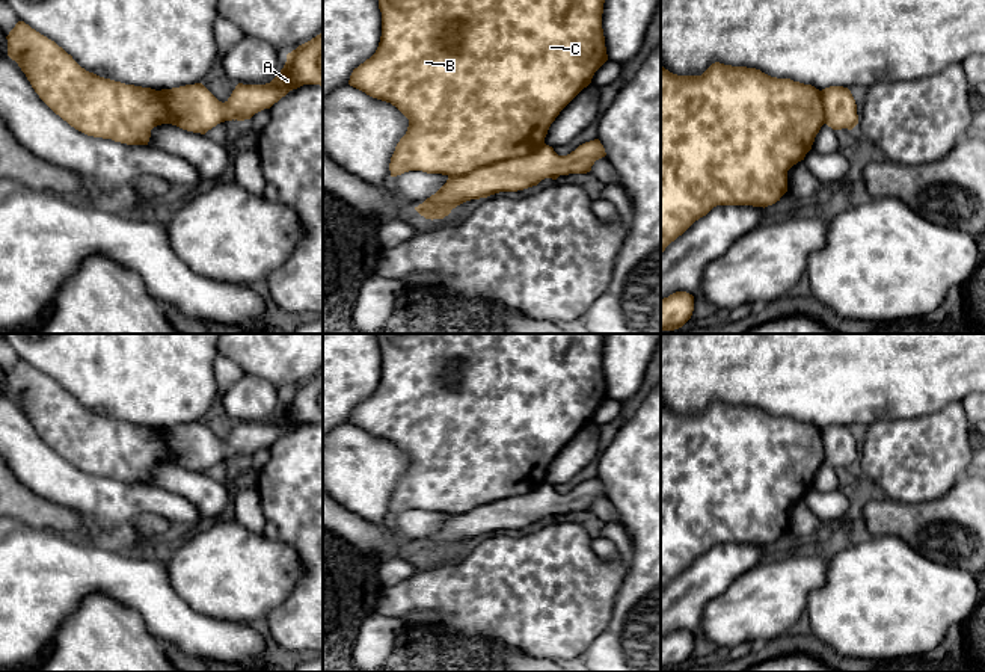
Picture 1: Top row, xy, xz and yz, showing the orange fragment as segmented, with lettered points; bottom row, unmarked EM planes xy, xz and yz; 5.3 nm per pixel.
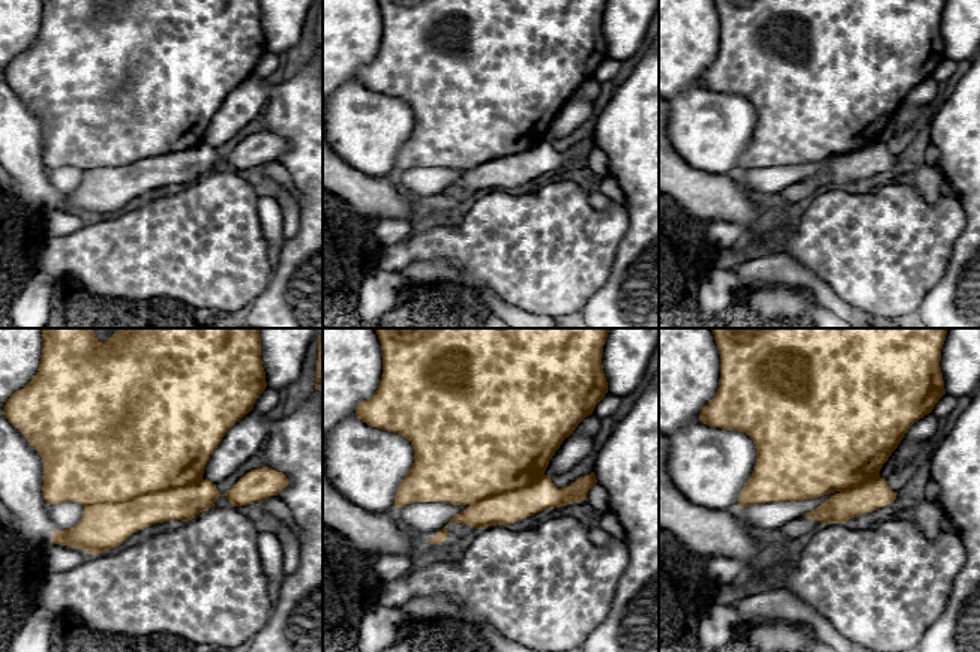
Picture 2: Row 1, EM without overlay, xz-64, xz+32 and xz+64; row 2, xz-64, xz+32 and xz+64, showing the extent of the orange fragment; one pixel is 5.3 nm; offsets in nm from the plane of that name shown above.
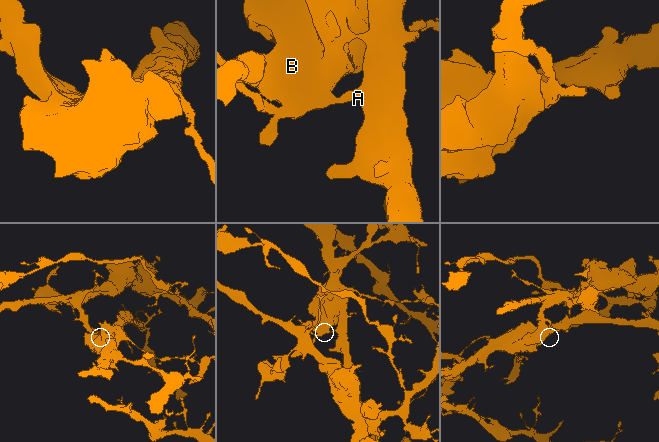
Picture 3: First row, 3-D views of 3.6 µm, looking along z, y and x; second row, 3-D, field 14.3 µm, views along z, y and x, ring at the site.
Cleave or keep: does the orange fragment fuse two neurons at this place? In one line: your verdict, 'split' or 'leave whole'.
split

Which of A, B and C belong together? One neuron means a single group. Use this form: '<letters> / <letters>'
A / B C

